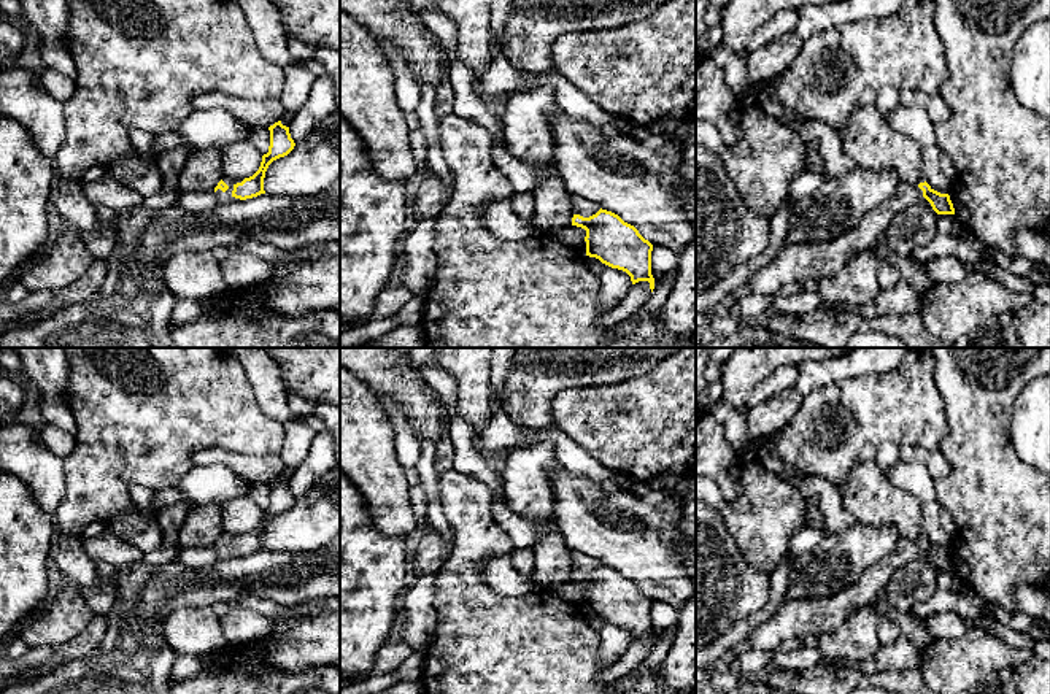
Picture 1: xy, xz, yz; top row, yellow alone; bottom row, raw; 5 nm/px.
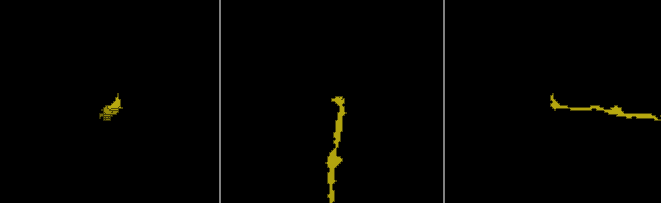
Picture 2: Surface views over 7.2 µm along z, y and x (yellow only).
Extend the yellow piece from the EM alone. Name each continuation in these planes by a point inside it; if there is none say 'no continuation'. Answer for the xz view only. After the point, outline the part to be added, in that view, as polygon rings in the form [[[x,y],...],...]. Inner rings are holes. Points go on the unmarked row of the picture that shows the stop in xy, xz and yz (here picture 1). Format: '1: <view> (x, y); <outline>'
1: xz (582, 562); [[[572,551],[572,562],[573,562],[573,569],[583,573],[589,573],[600,565],[599,561],[596,561],[594,557],[589,557],[577,551]]]

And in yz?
1: yz (815, 616); [[[901,538],[894,549],[867,567],[856,583],[840,592],[809,600],[788,600],[764,623],[758,624],[743,640],[745,648],[774,653],[791,638],[821,637],[834,630],[856,611],[870,607],[885,589],[891,573],[920,559],[923,546],[917,540]]]

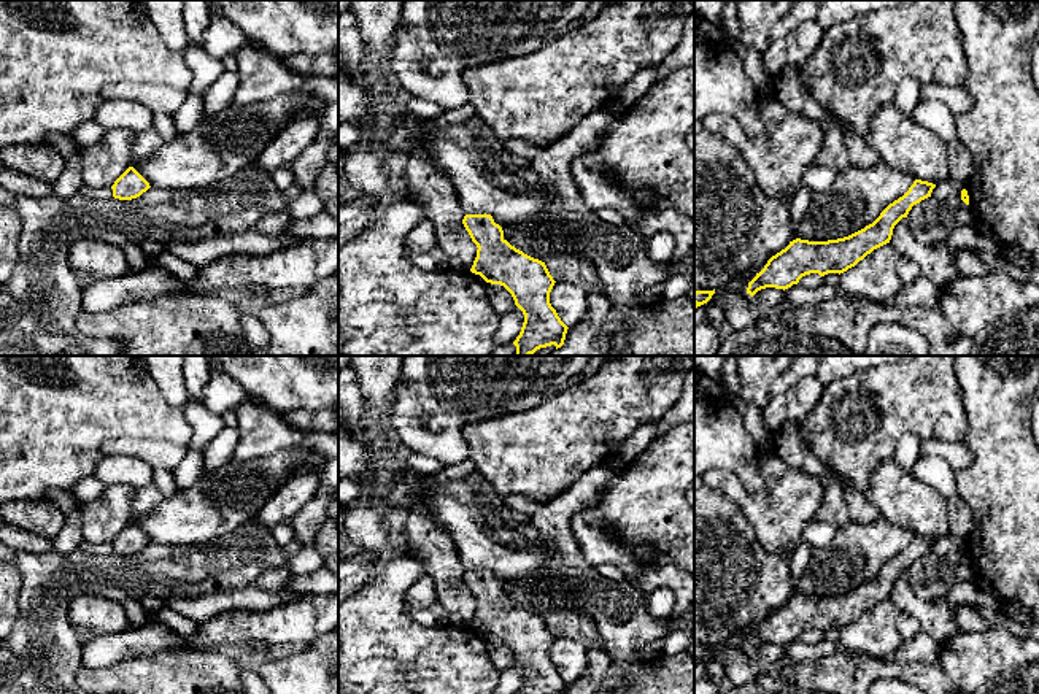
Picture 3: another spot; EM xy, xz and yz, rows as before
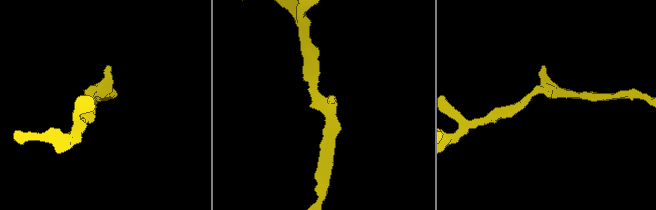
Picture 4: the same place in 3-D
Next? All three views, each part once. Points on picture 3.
no continuation

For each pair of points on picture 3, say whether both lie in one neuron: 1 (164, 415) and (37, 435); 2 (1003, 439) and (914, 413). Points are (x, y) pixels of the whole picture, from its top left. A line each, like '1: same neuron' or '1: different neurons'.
1: same neuron
2: different neurons

